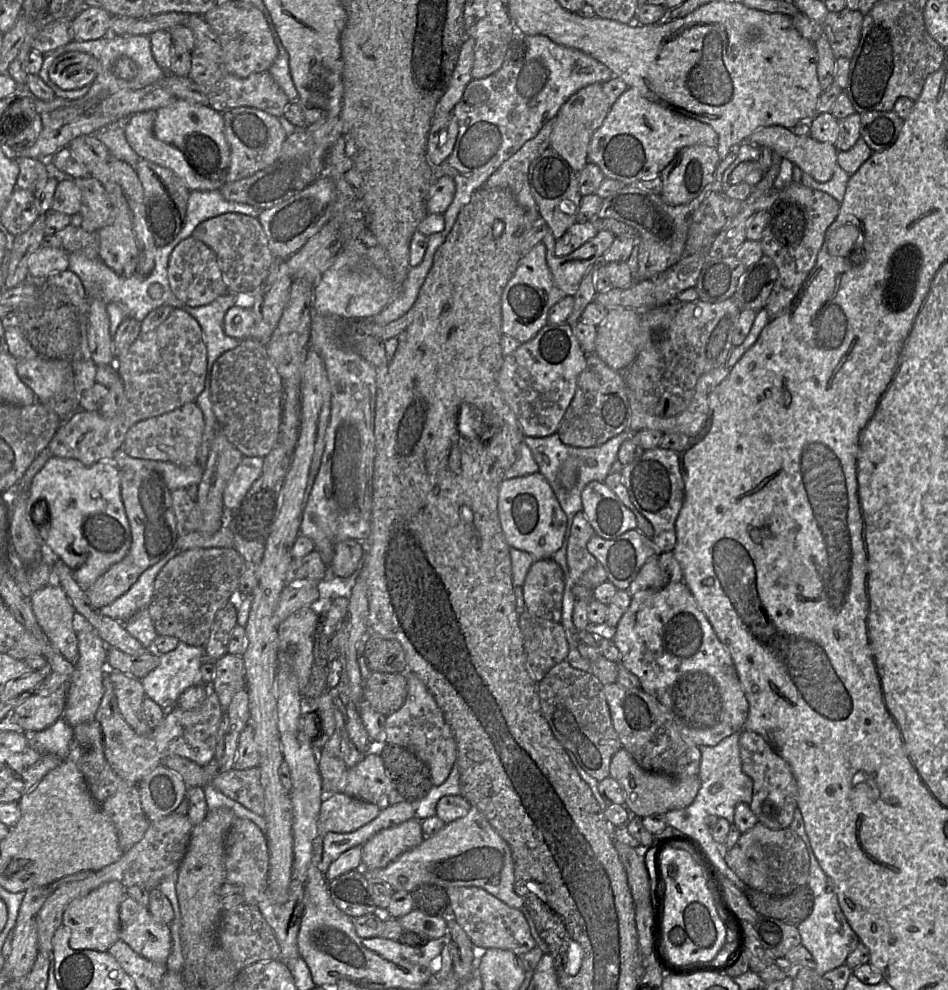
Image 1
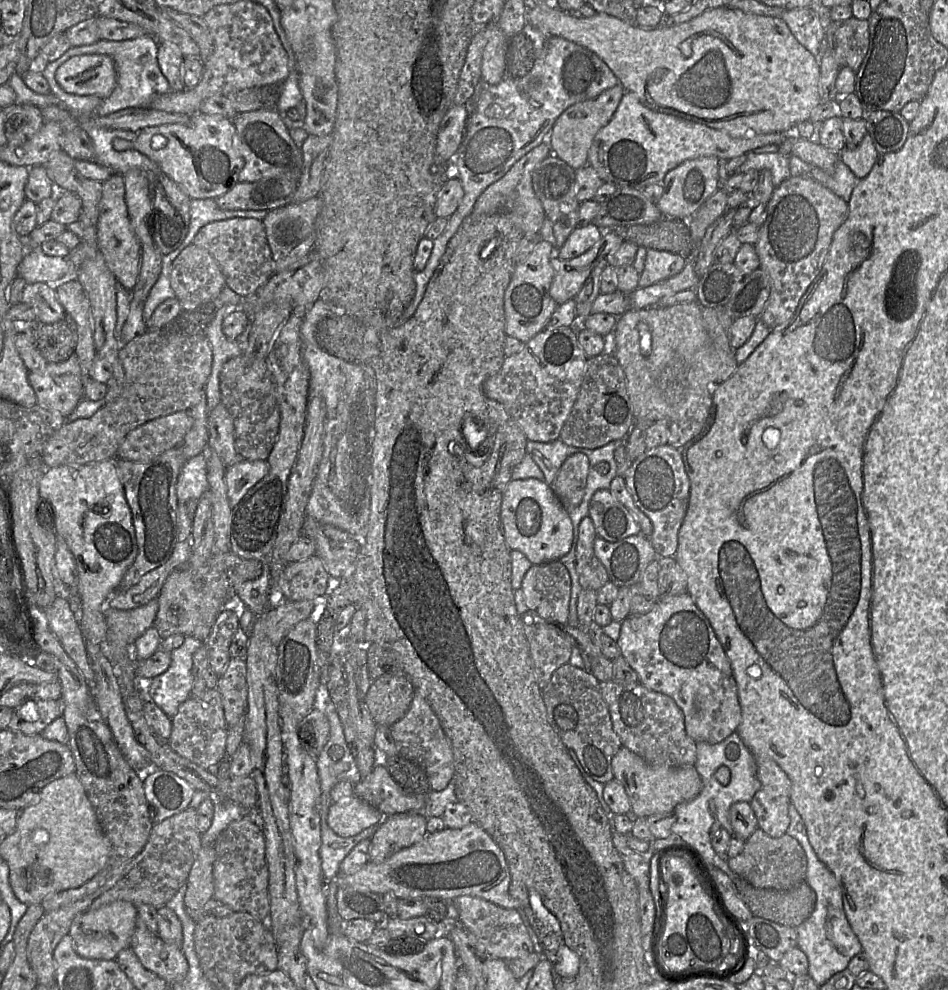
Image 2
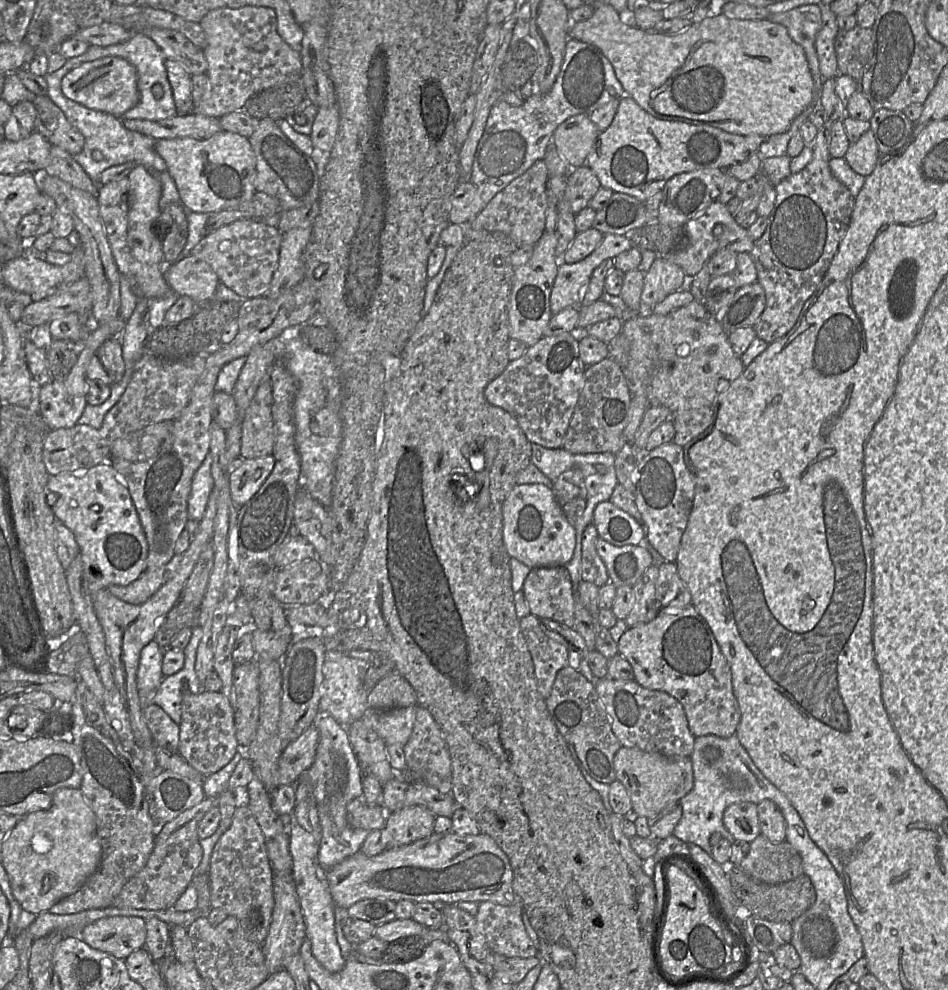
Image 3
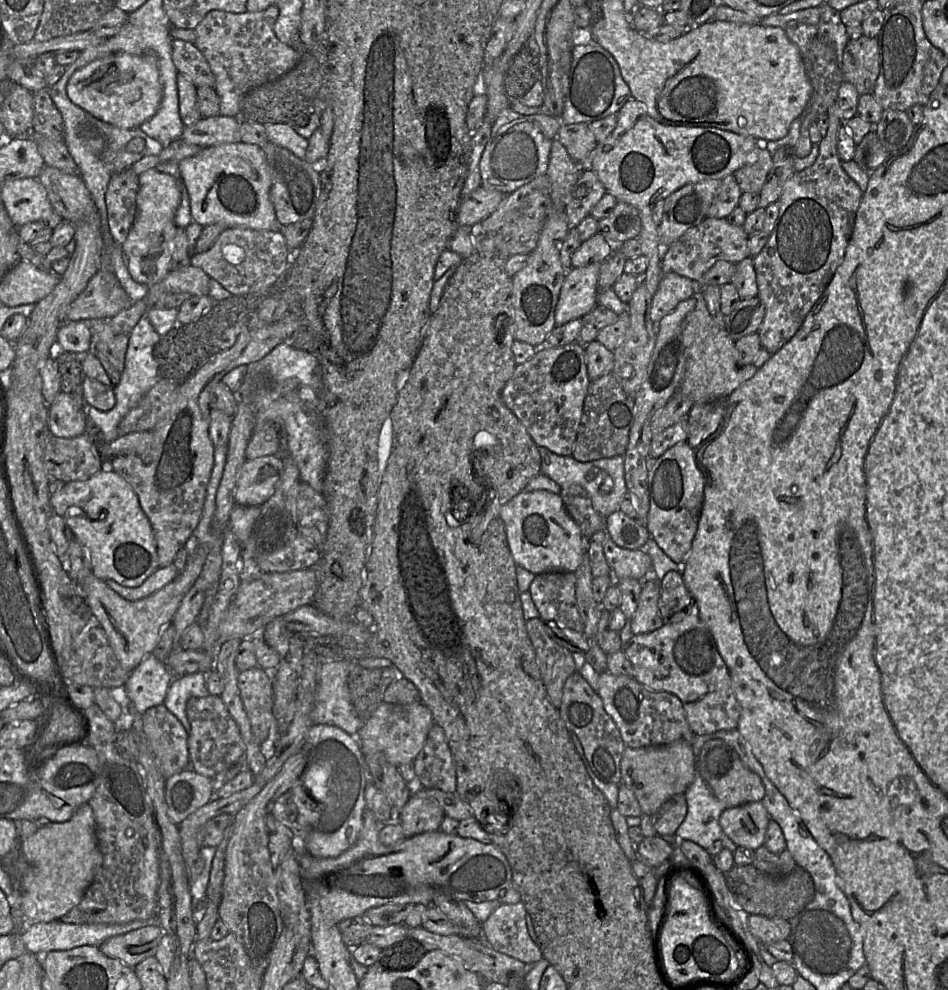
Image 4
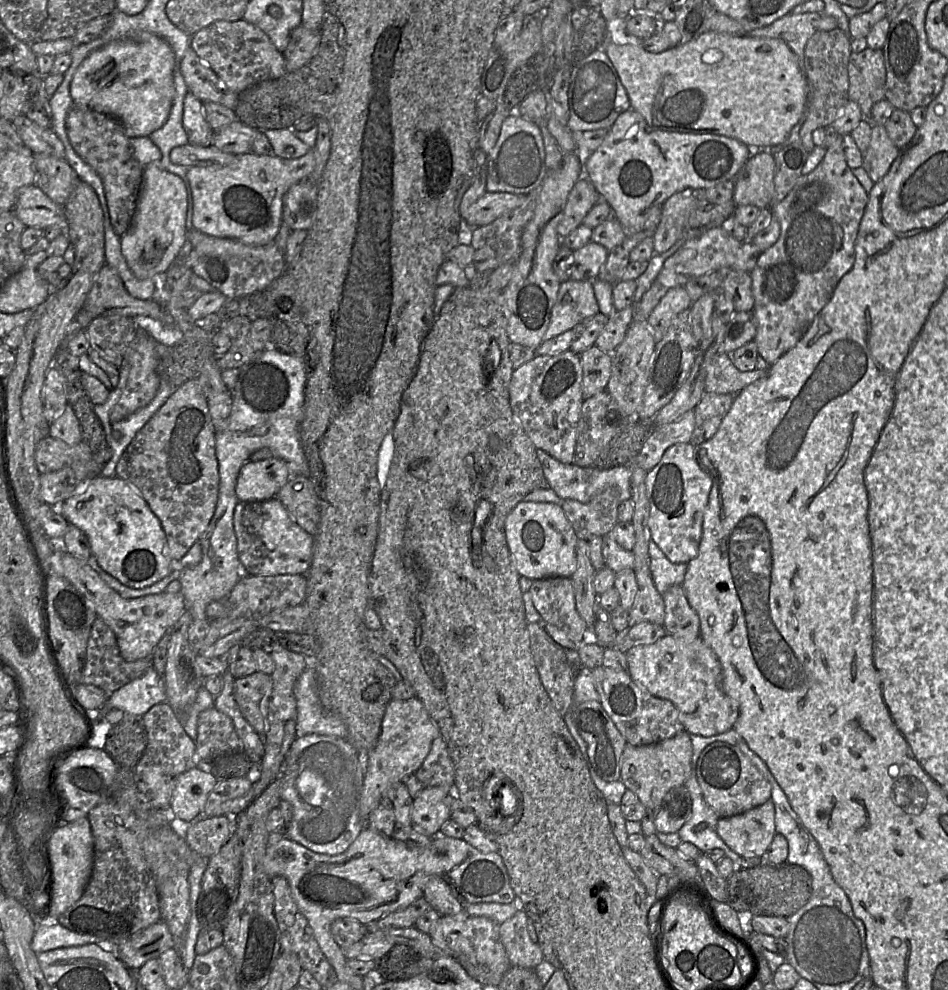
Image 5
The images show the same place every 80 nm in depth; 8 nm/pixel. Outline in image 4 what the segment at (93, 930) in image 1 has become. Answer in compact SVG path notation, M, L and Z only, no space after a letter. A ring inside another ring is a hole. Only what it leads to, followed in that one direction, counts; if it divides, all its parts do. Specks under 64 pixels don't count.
M151 924L111 937L98 947L105 955L133 969L144 959L154 957L164 933L159 924Z

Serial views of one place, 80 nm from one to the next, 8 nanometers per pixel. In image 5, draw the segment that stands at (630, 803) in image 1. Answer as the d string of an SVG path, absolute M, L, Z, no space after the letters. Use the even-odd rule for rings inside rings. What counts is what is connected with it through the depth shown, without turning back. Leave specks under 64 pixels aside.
M688 732L642 746L626 744L621 756L620 780L631 790L647 811L653 811L673 788L684 785L691 772L692 743Z

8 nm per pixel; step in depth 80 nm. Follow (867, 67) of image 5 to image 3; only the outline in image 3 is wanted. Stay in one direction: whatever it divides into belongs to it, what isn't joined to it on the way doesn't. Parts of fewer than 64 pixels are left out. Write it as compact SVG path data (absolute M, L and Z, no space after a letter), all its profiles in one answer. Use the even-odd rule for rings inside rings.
M856 25L854 28L848 31L840 31L838 32L835 38L835 52L837 57L837 64L838 64L838 72L839 74L848 75L853 78L858 83L858 90L859 90L859 82L863 76L863 73L872 57L873 54L873 31L871 28L864 28Z

